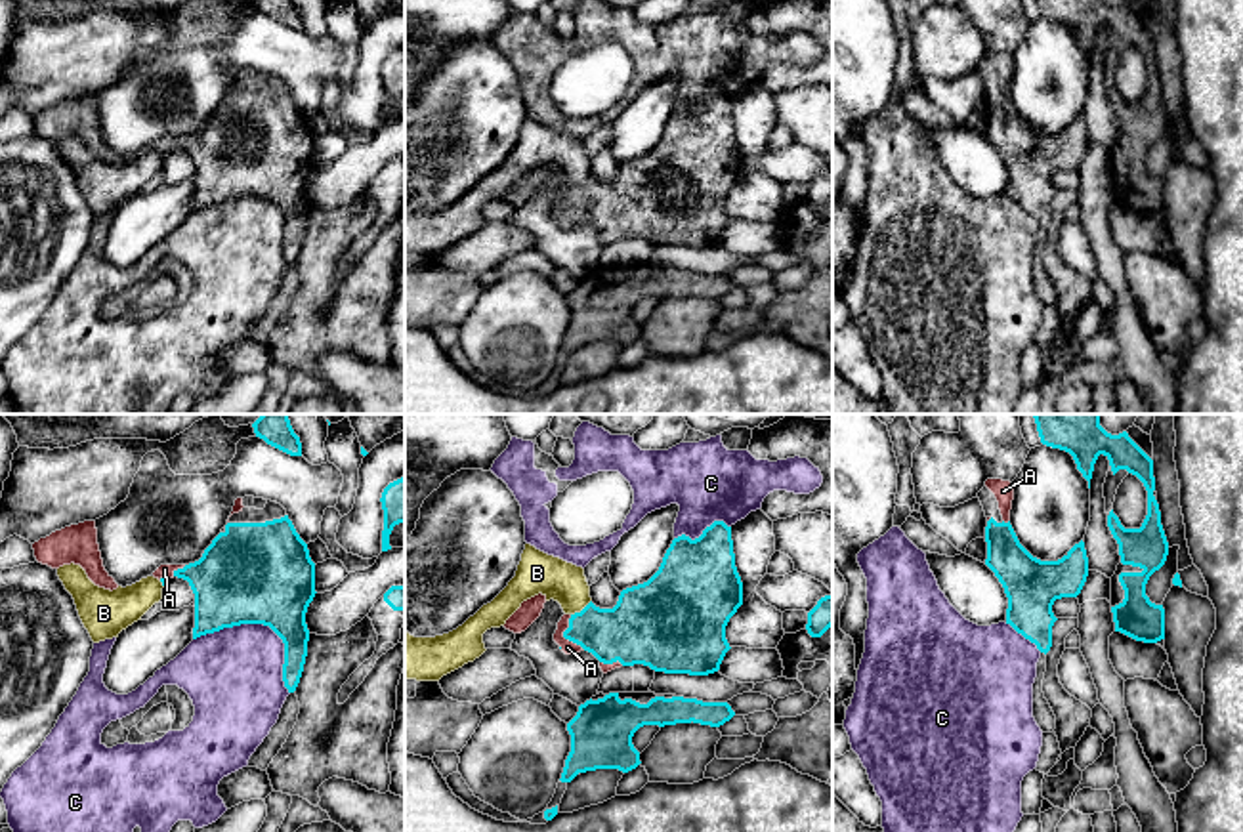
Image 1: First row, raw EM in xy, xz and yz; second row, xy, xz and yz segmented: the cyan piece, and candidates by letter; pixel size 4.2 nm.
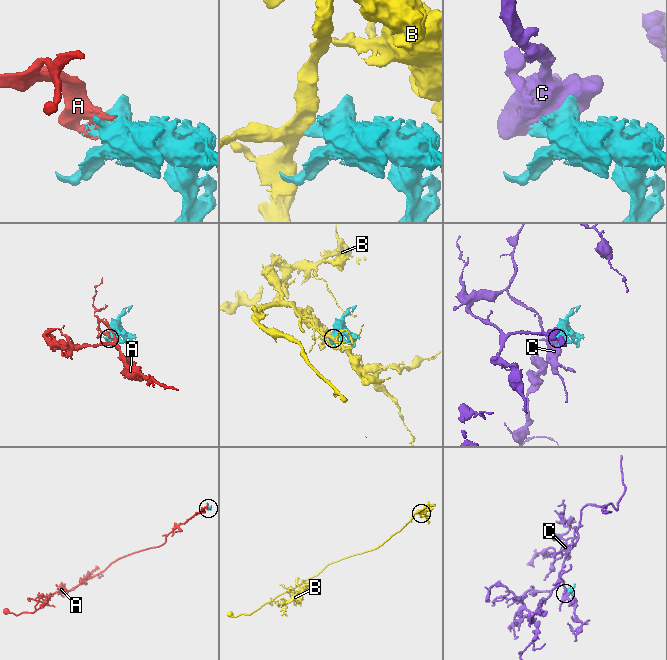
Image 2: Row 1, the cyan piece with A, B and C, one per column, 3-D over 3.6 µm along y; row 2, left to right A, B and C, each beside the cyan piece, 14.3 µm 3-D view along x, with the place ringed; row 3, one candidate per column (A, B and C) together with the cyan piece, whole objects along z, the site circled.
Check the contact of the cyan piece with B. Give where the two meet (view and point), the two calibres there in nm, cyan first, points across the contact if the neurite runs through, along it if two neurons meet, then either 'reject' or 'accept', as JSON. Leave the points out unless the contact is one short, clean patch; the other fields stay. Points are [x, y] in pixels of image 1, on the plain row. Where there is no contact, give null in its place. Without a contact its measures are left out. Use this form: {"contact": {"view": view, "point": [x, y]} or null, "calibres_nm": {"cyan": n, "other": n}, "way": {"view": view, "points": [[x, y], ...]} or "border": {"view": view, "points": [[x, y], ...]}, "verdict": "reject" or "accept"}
{"contact": {"view": "xz", "point": [583, 182]}, "calibres_nm": {"cyan": 280, "other": 180}, "border": {"view": "xz", "points": [[590, 172], [571, 187]]}, "verdict": "reject"}

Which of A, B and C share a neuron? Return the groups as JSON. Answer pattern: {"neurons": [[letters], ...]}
{"neurons": [["A"], ["B"], ["C"]]}

